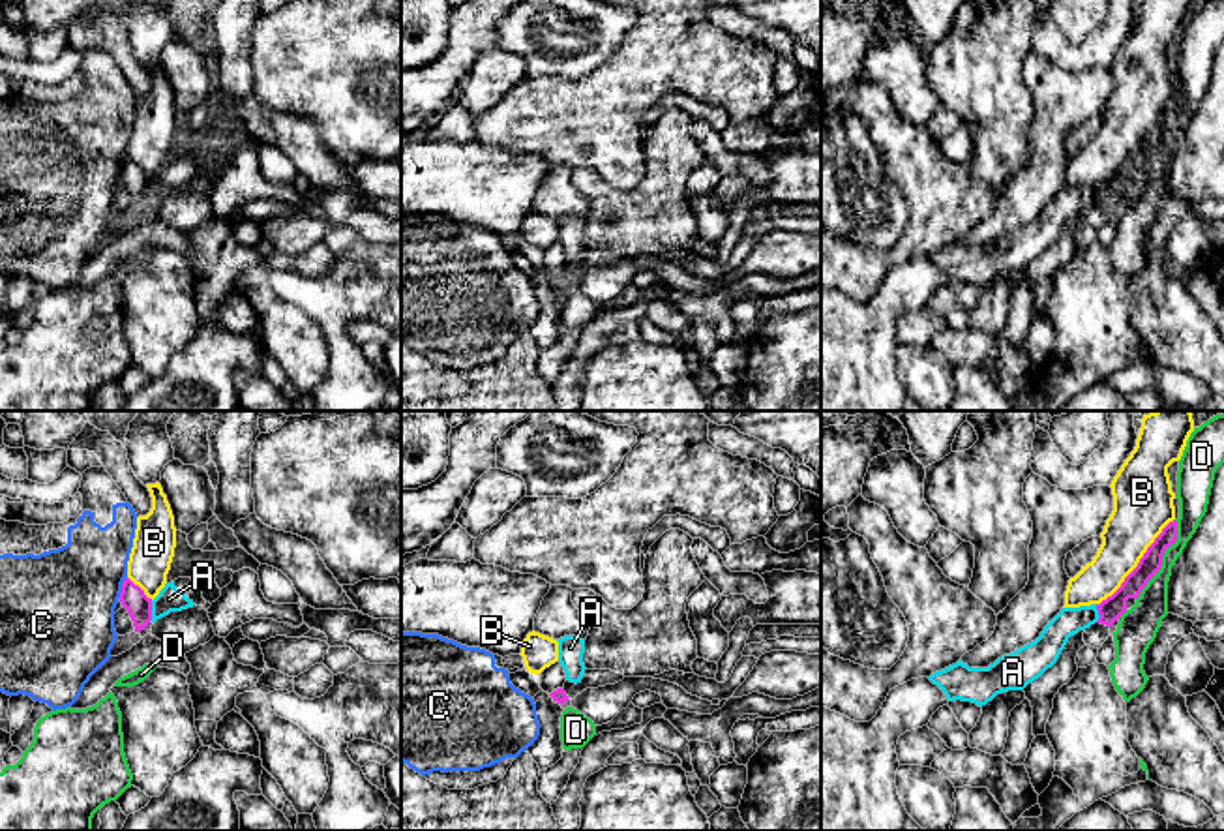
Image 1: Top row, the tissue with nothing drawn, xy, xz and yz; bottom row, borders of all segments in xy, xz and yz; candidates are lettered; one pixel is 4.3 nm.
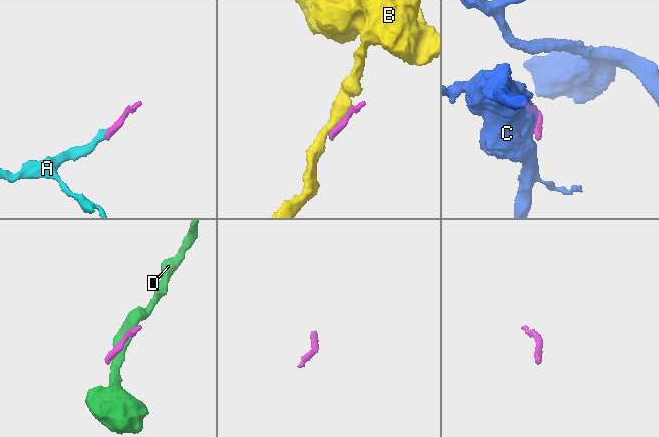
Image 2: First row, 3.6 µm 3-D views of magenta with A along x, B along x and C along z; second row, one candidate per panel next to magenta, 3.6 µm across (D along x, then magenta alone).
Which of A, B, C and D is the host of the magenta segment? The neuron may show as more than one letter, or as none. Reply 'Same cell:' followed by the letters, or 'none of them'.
Same cell: none of them

